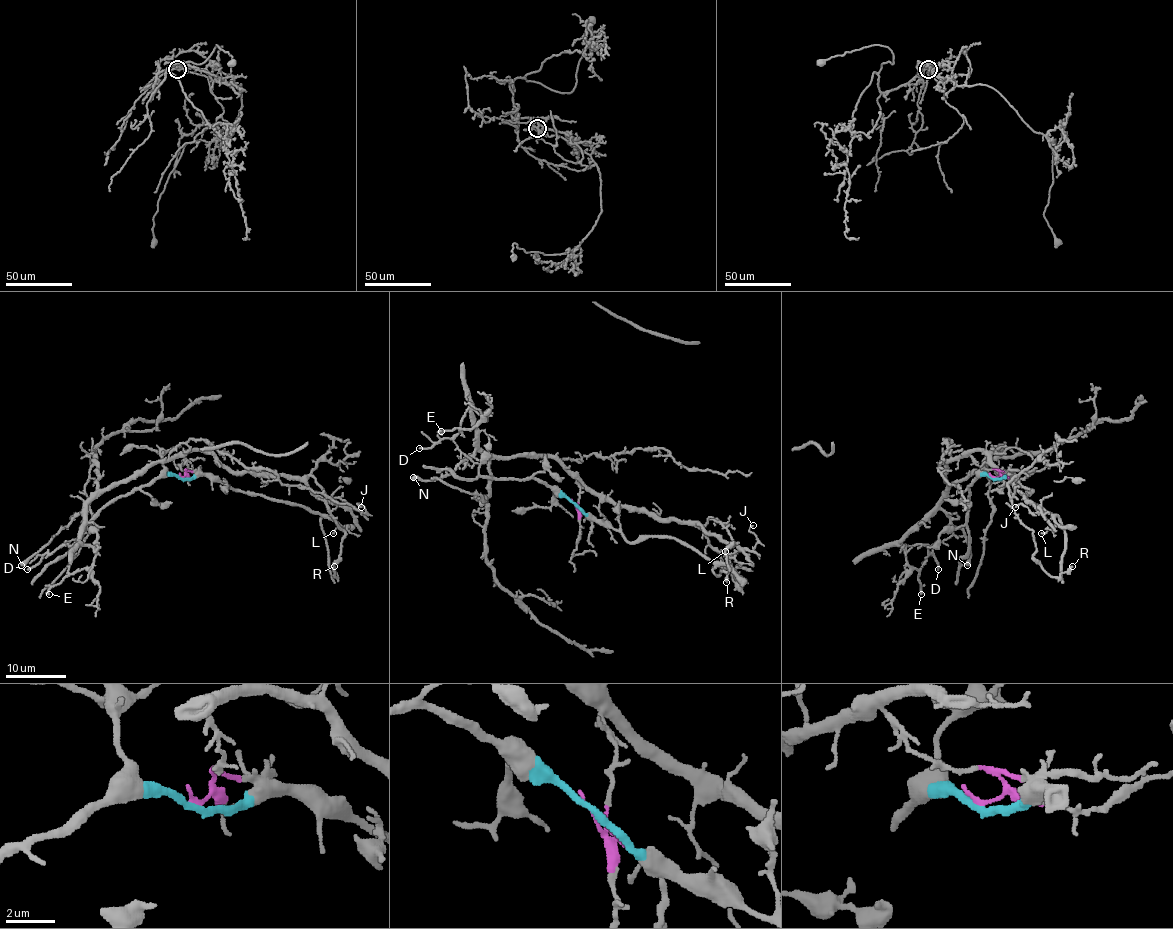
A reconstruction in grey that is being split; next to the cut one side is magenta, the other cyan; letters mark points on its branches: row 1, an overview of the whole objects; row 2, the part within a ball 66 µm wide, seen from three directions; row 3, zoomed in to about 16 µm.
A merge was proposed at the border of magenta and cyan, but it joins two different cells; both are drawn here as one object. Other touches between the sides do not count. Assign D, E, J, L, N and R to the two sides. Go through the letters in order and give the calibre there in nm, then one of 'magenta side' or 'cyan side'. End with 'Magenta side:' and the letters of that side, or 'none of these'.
D: 190 nm thick; magenta side
E: 200 nm thick; magenta side
J: 110 nm thick; magenta side
L: 160 nm thick; magenta side
N: 500 nm thick; magenta side
R: 280 nm thick; magenta side
Magenta side: D, E, J, L, N, R

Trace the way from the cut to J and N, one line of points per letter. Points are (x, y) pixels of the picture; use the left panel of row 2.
J: (181, 478), (186, 455), (202, 450), (234, 472), (299, 478), (337, 505), (366, 511), (361, 506)
N: (181, 478), (187, 469), (184, 455), (146, 464), (95, 496), (20, 566)

